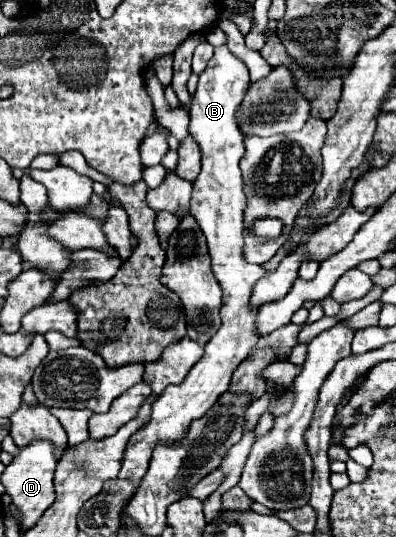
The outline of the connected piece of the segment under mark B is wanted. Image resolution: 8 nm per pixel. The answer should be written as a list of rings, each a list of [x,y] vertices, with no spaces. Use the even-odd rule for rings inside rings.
[[[227,45],[217,47],[215,55],[207,63],[205,71],[199,75],[197,91],[191,99],[191,123],[189,133],[199,143],[201,149],[201,173],[193,181],[193,197],[191,197],[191,215],[199,223],[211,255],[211,265],[215,279],[223,289],[223,307],[221,307],[221,327],[213,335],[213,339],[205,345],[203,359],[191,367],[187,379],[175,387],[167,387],[161,397],[153,403],[151,421],[137,431],[125,449],[121,477],[139,485],[143,475],[147,473],[151,453],[159,443],[179,443],[187,433],[187,427],[203,417],[229,387],[233,371],[239,363],[249,355],[251,347],[257,344],[260,335],[257,333],[255,319],[257,312],[251,312],[251,291],[253,285],[265,275],[261,265],[251,265],[243,259],[243,181],[239,161],[245,153],[243,135],[235,123],[235,111],[243,101],[249,87],[249,71],[247,65],[237,59]]]

